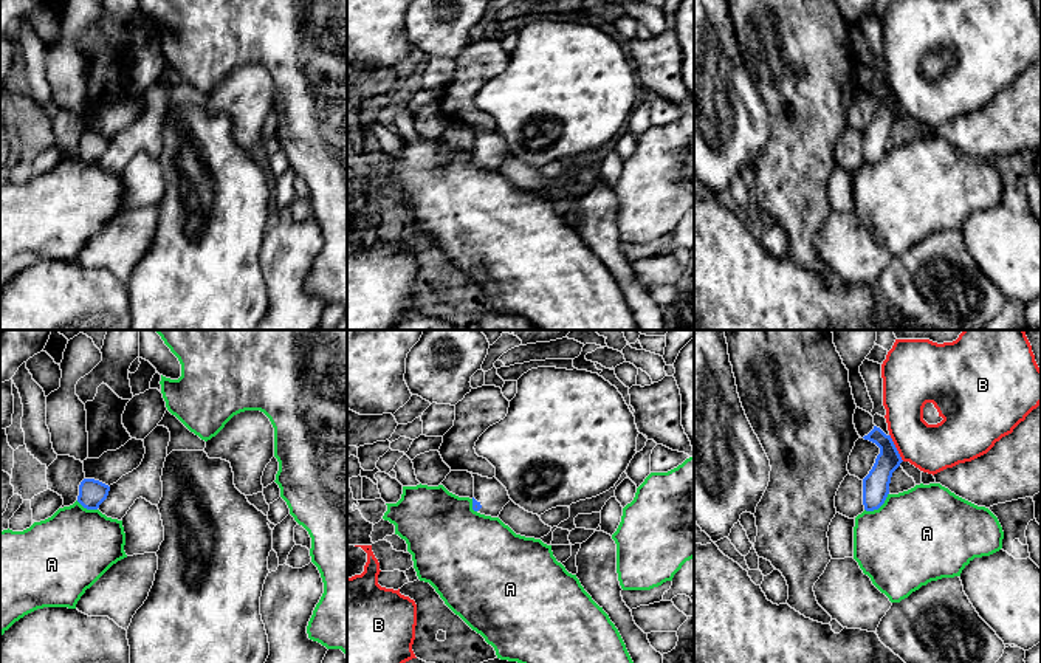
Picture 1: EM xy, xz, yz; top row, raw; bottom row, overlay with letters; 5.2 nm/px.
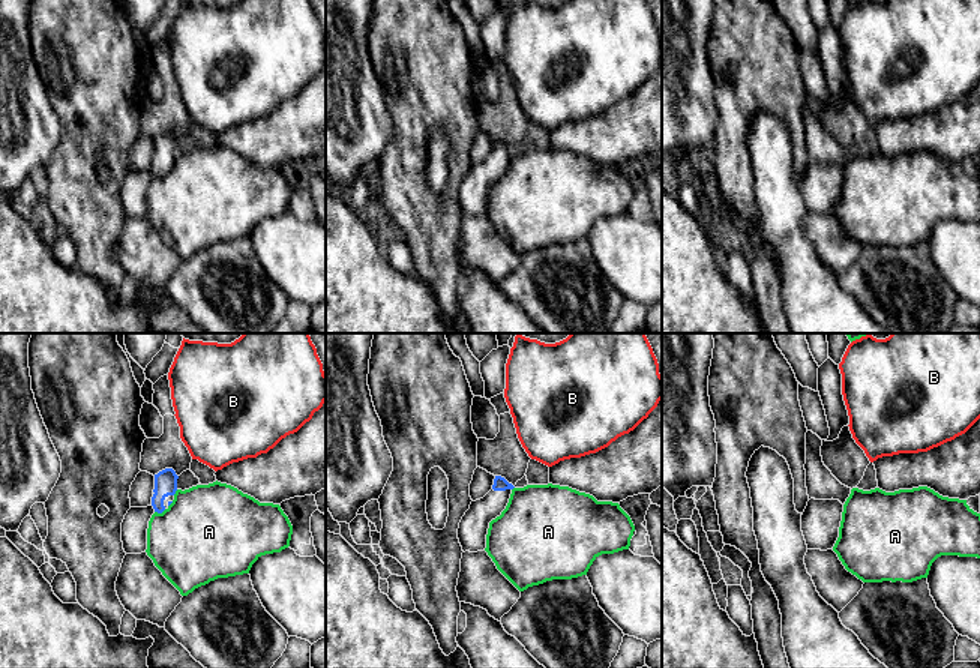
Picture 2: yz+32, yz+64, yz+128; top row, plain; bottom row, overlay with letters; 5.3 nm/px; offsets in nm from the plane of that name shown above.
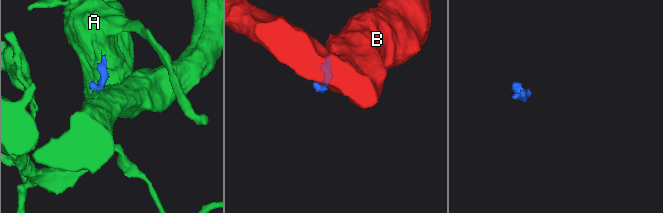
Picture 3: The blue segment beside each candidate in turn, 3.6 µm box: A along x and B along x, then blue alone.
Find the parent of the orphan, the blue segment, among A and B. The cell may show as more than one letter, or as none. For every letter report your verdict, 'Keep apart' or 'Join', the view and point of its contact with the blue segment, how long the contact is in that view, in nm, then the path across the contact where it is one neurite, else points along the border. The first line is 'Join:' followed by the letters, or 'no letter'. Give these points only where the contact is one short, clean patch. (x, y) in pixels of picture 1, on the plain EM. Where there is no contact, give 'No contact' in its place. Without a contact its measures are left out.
Join: no letter
A: Keep apart. Touches blue at yz (879, 160). Shared border 160 nm. Boundary: yz (888, 146), (877, 161), (865, 163)
B: Keep apart. Touches blue at yz (896, 101). Shared border 160 nm. Boundary: yz (889, 87), (903, 113)

